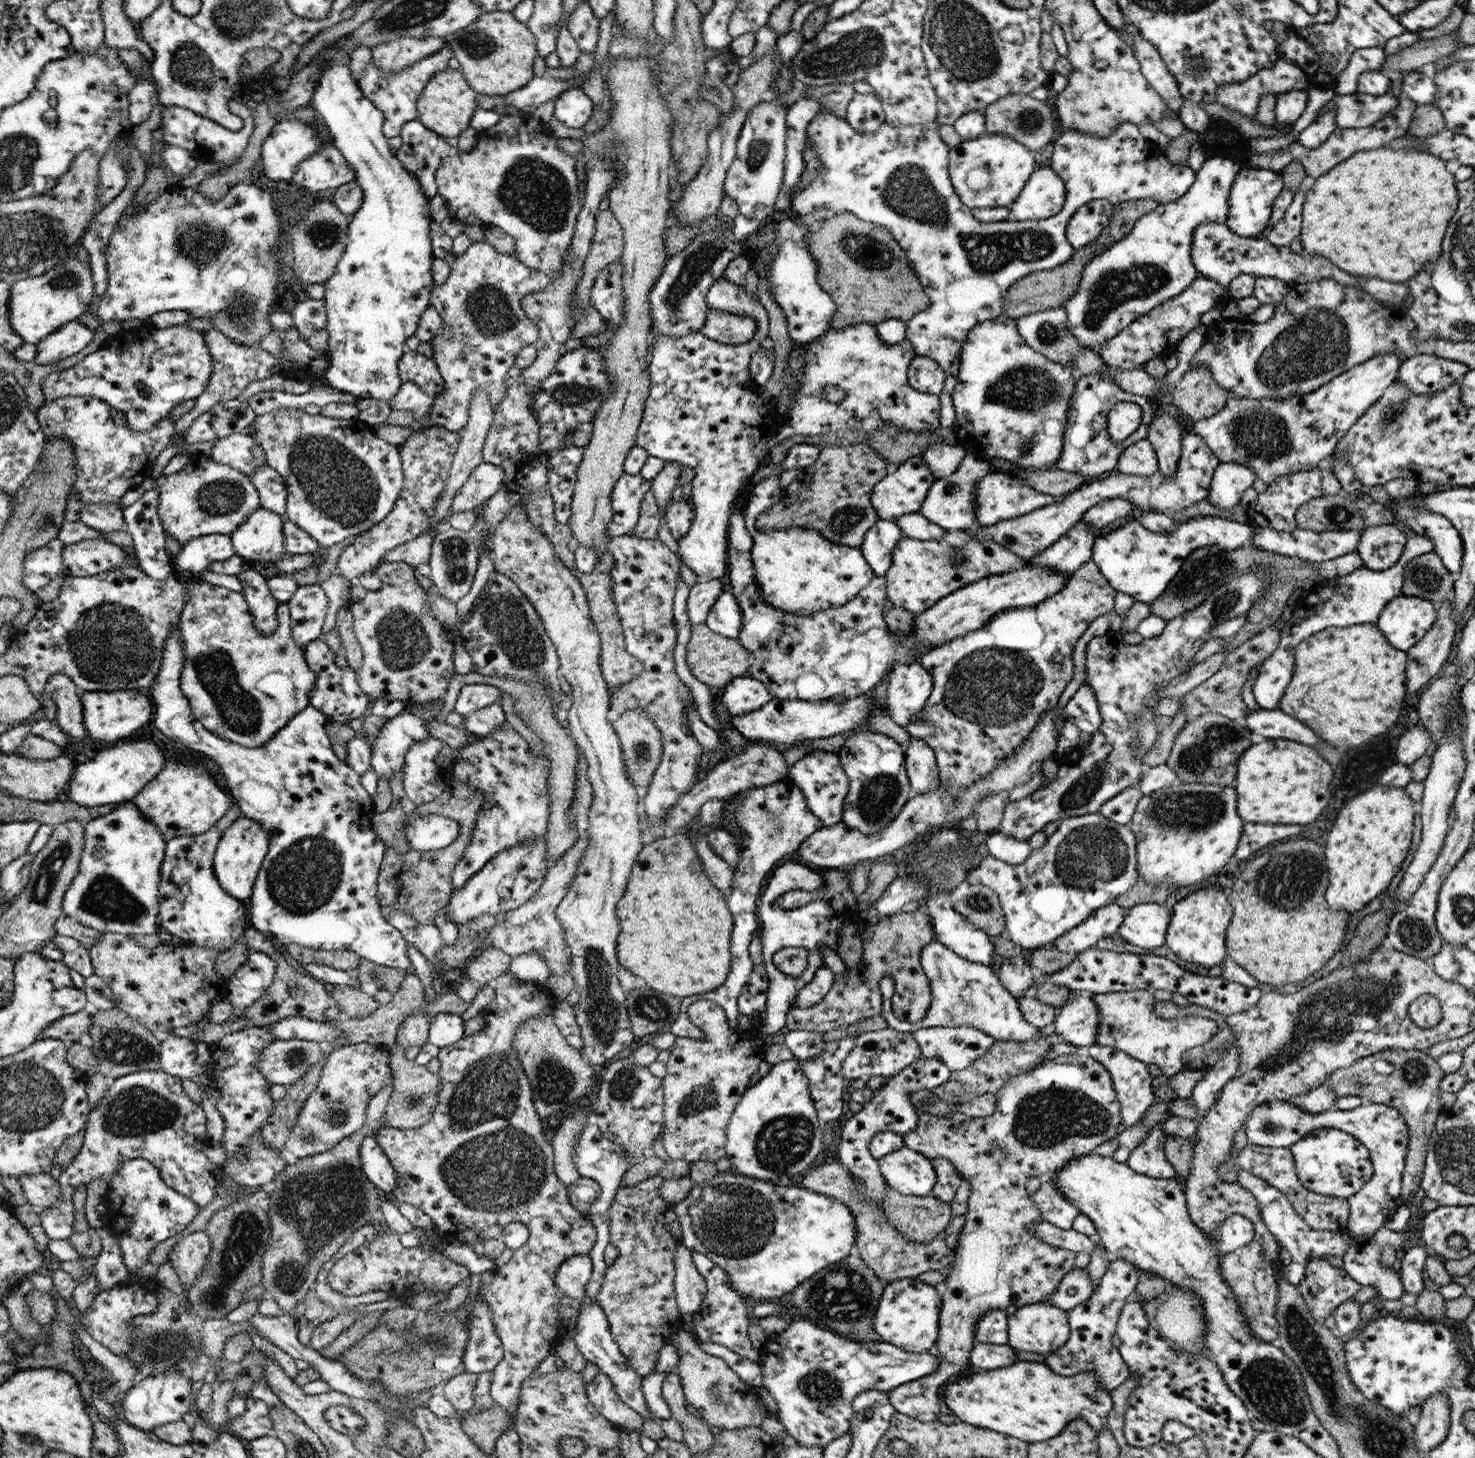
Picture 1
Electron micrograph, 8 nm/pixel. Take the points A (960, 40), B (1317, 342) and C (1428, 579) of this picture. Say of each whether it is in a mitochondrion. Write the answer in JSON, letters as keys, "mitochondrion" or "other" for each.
{"A":"mitochondrion","B":"mitochondrion","C":"mitochondrion"}

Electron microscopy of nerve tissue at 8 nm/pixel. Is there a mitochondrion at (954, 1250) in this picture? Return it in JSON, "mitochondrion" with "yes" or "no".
{"mitochondrion":"no"}

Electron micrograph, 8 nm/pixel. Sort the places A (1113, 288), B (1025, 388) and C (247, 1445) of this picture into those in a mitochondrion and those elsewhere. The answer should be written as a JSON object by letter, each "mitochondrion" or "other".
{"A":"mitochondrion","B":"mitochondrion","C":"other"}

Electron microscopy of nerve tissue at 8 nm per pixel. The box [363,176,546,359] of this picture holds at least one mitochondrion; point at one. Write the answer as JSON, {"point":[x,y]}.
{"point":[486,307]}

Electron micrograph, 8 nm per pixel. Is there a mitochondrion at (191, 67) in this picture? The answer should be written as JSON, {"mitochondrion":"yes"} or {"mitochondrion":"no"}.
{"mitochondrion":"yes"}

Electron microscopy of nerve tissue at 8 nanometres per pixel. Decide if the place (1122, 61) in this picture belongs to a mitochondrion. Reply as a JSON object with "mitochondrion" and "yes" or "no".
{"mitochondrion":"no"}

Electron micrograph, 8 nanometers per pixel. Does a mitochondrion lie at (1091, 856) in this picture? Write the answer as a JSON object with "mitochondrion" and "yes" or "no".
{"mitochondrion":"yes"}

